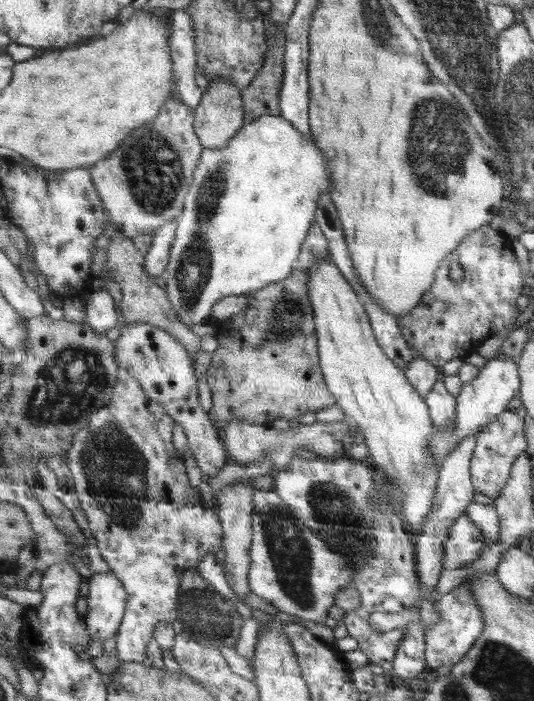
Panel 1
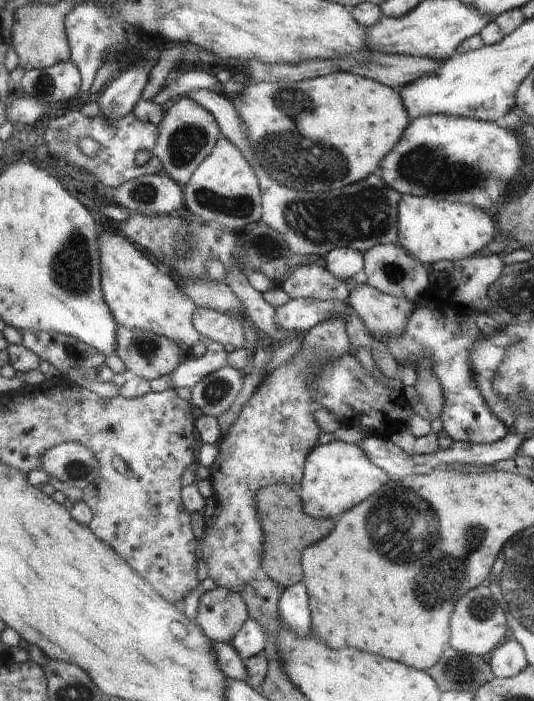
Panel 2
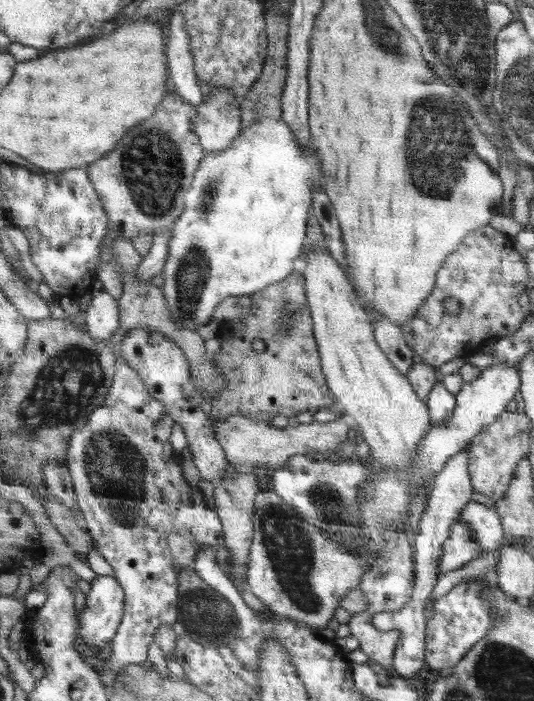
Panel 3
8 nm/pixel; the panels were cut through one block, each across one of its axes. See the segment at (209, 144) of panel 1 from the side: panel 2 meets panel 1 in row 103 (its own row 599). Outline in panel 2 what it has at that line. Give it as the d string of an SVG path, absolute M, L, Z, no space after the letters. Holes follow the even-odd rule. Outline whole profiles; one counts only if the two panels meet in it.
M219 586L203 592L197 624L215 644L231 644L249 618L251 610L243 594Z

